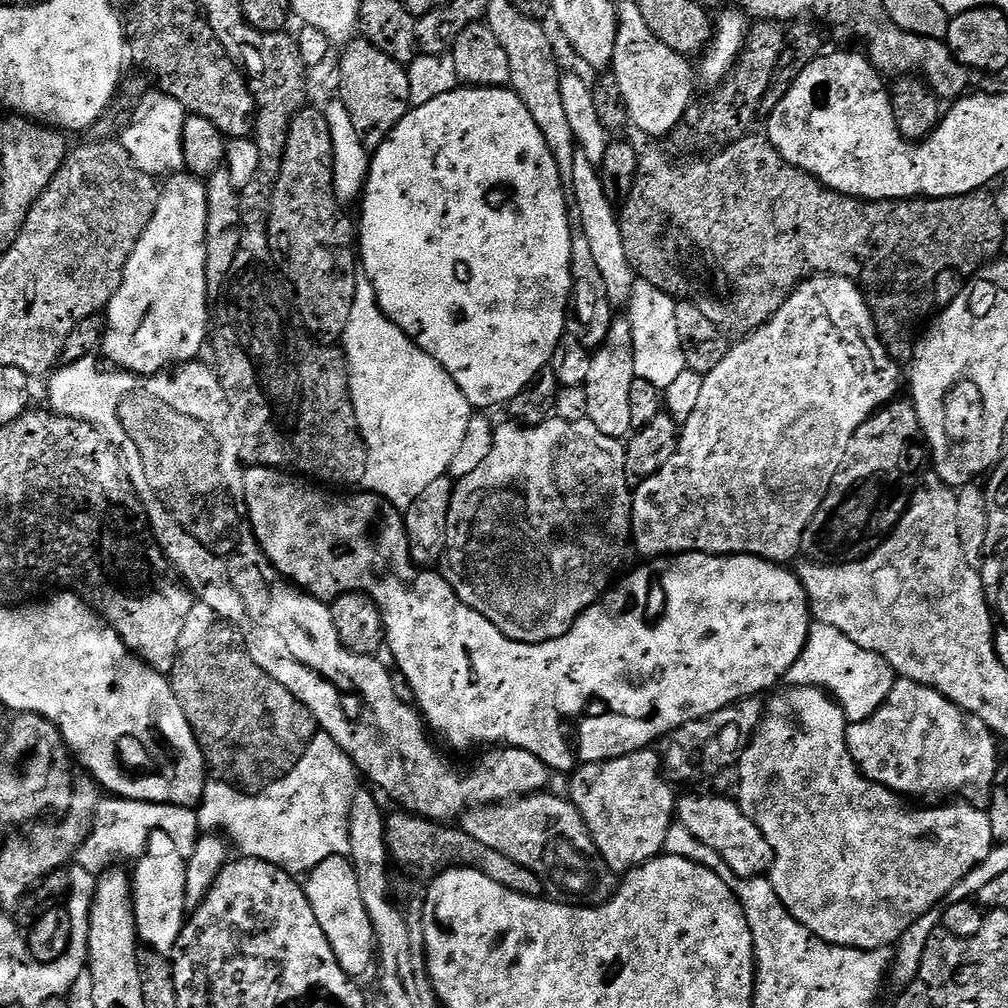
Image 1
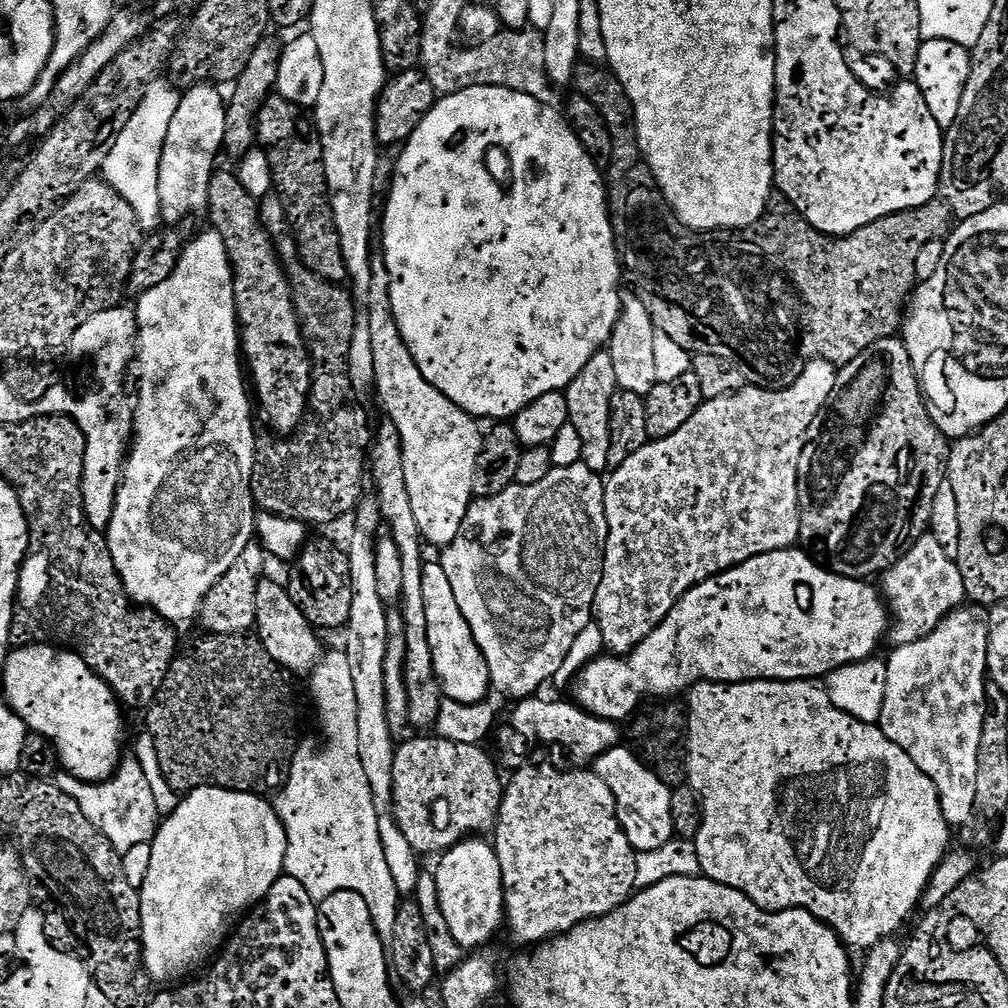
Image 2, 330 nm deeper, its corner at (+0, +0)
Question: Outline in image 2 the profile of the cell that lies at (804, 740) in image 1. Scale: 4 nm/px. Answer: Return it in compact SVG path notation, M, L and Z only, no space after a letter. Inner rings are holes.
M748 680L745 684L701 682L686 696L688 709L688 778L686 784L699 796L703 816L696 832L698 868L707 879L744 892L767 912L785 912L788 908L805 908L833 928L849 949L872 948L880 940L897 935L904 919L923 901L936 867L950 851L948 820L940 795L922 770L876 724L867 724L838 710L827 687L810 680Z

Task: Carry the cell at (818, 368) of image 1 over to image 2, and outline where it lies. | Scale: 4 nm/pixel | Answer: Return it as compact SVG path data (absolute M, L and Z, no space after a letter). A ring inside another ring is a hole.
M810 360L804 364L804 373L796 377L790 387L773 390L768 386L749 386L738 390L729 396L705 400L704 404L674 434L670 434L661 440L652 440L638 454L630 454L626 462L622 462L615 469L616 472L606 480L604 489L604 505L606 506L606 518L608 519L608 541L606 542L606 554L604 555L604 573L602 582L598 586L594 620L600 623L600 632L604 635L604 644L609 653L627 654L646 639L649 634L664 621L666 614L674 610L674 606L695 586L706 582L719 572L730 570L742 562L746 562L755 556L761 556L767 552L780 552L784 548L793 547L800 540L800 513L802 511L802 468L800 463L804 460L804 443L808 440L808 431L812 423L825 411L826 405L836 391L837 365L829 360Z

